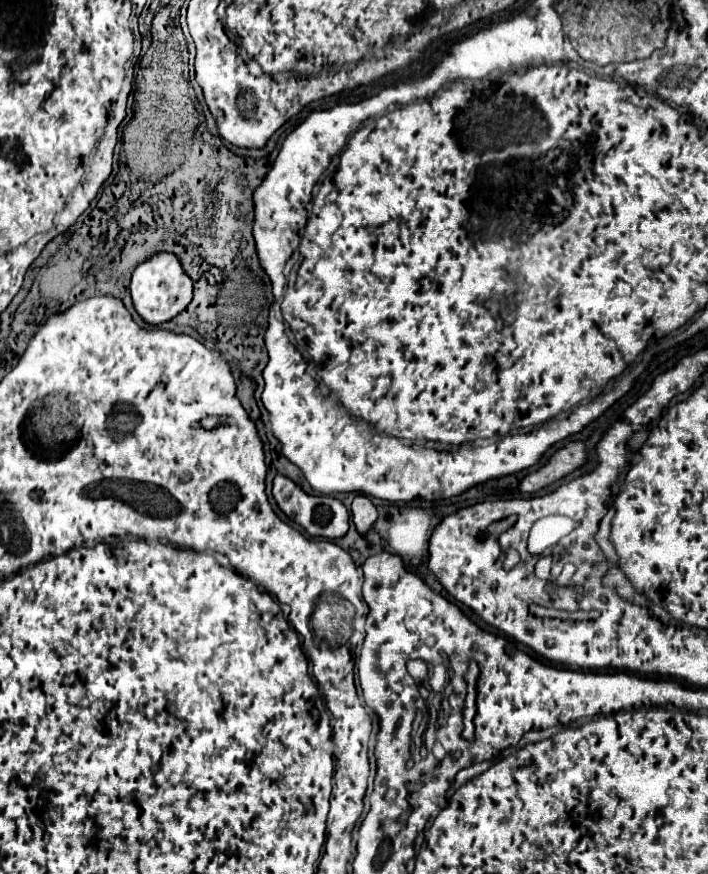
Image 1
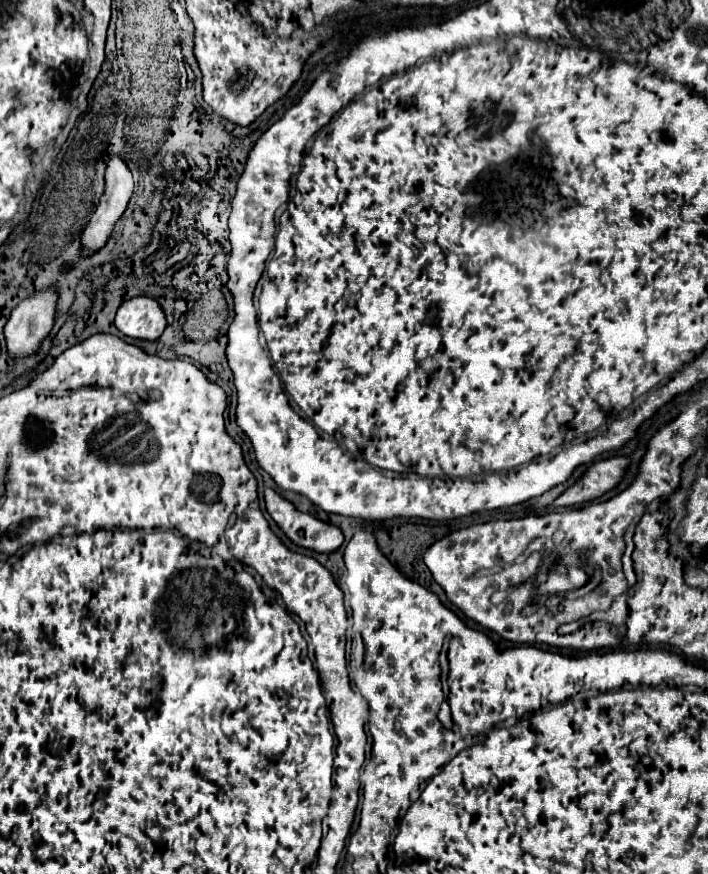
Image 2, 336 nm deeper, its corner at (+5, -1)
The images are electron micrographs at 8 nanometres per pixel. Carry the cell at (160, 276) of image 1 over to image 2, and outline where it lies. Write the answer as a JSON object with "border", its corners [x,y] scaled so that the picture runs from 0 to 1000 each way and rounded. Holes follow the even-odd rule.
{"border":[[[191,339],[168,350],[162,373],[182,387],[222,389],[230,382],[236,366],[222,343],[210,339]]]}

